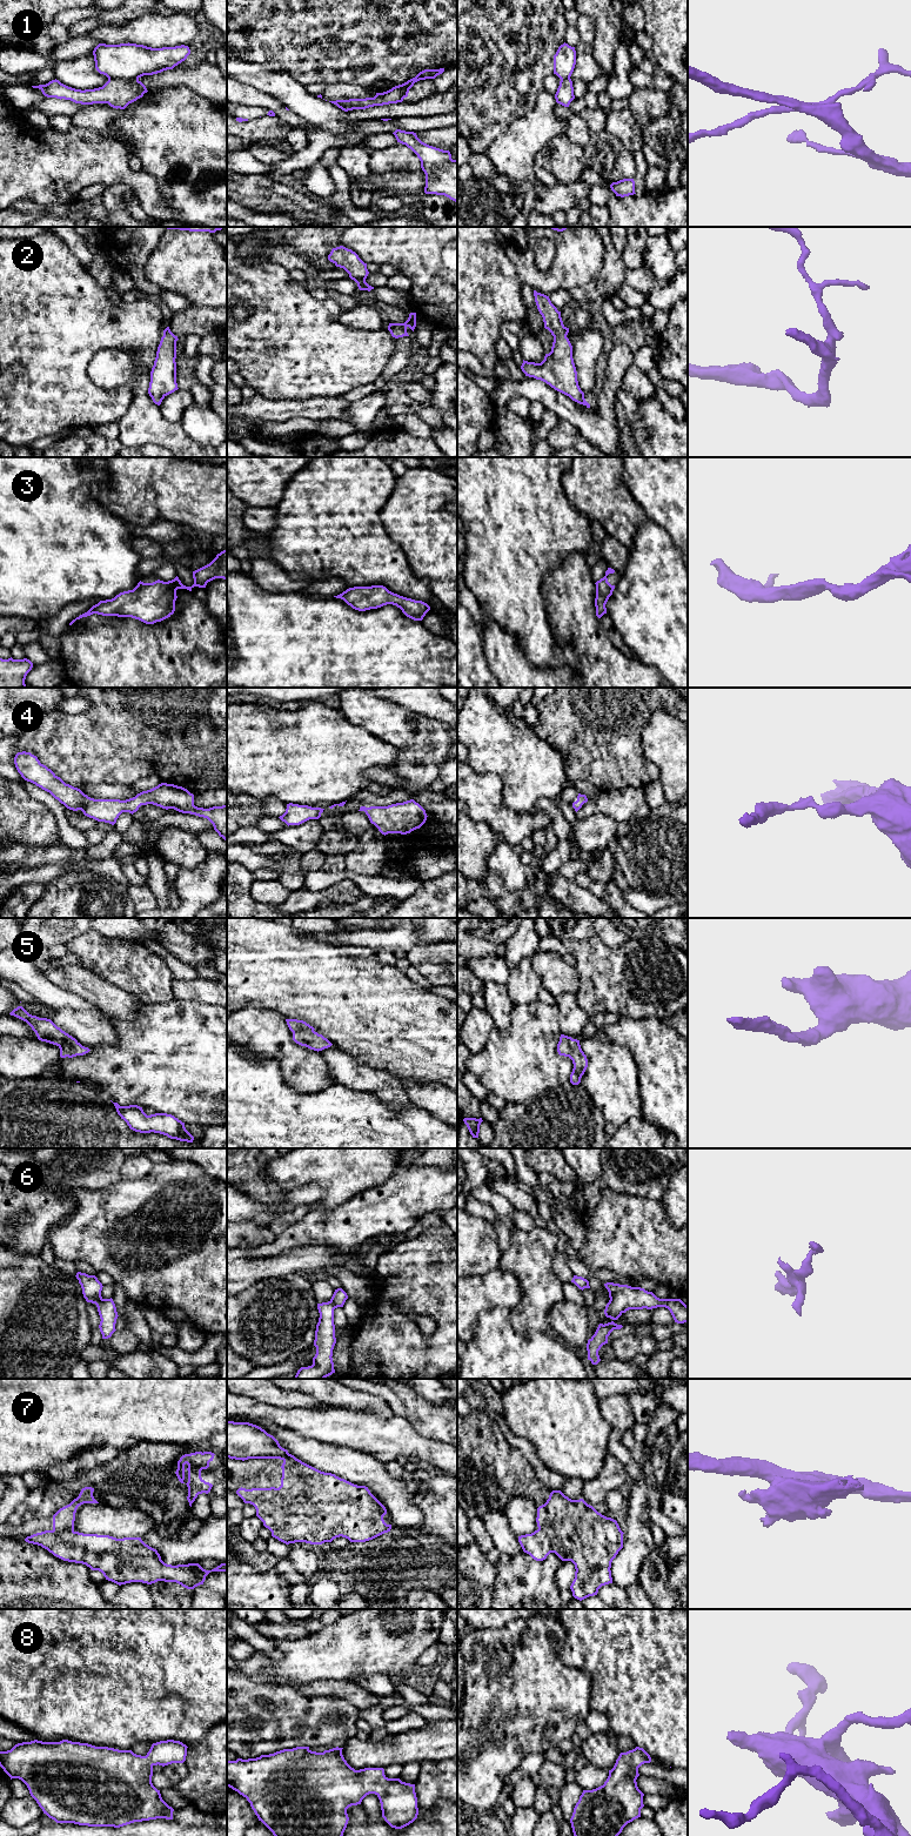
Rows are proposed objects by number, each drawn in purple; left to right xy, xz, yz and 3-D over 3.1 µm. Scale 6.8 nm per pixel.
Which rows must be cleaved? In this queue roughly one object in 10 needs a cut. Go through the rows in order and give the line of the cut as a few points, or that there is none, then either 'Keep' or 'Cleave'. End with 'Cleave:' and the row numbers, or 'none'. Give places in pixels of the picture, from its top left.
1: Split along xy (138, 76), (108, 79). Cleave
2: No split. Keep
3: No split. Keep
4: No split. Keep
5: No split. Keep
6: No split. Keep
7: Split along yz (538, 1528), (548, 1538), (553, 1552). Cleave
8: No split. Keep
Cleave: 1, 7

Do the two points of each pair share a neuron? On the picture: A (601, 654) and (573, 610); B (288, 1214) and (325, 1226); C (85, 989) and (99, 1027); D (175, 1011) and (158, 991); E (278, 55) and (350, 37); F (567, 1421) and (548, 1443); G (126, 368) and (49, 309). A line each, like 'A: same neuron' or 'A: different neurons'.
A: same neuron
B: different neurons
C: different neurons
D: different neurons
E: same neuron
F: same neuron
G: different neurons

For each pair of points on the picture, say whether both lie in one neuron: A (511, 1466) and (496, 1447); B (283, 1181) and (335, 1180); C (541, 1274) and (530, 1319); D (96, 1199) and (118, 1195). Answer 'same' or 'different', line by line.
A: same
B: same
C: same
D: same

